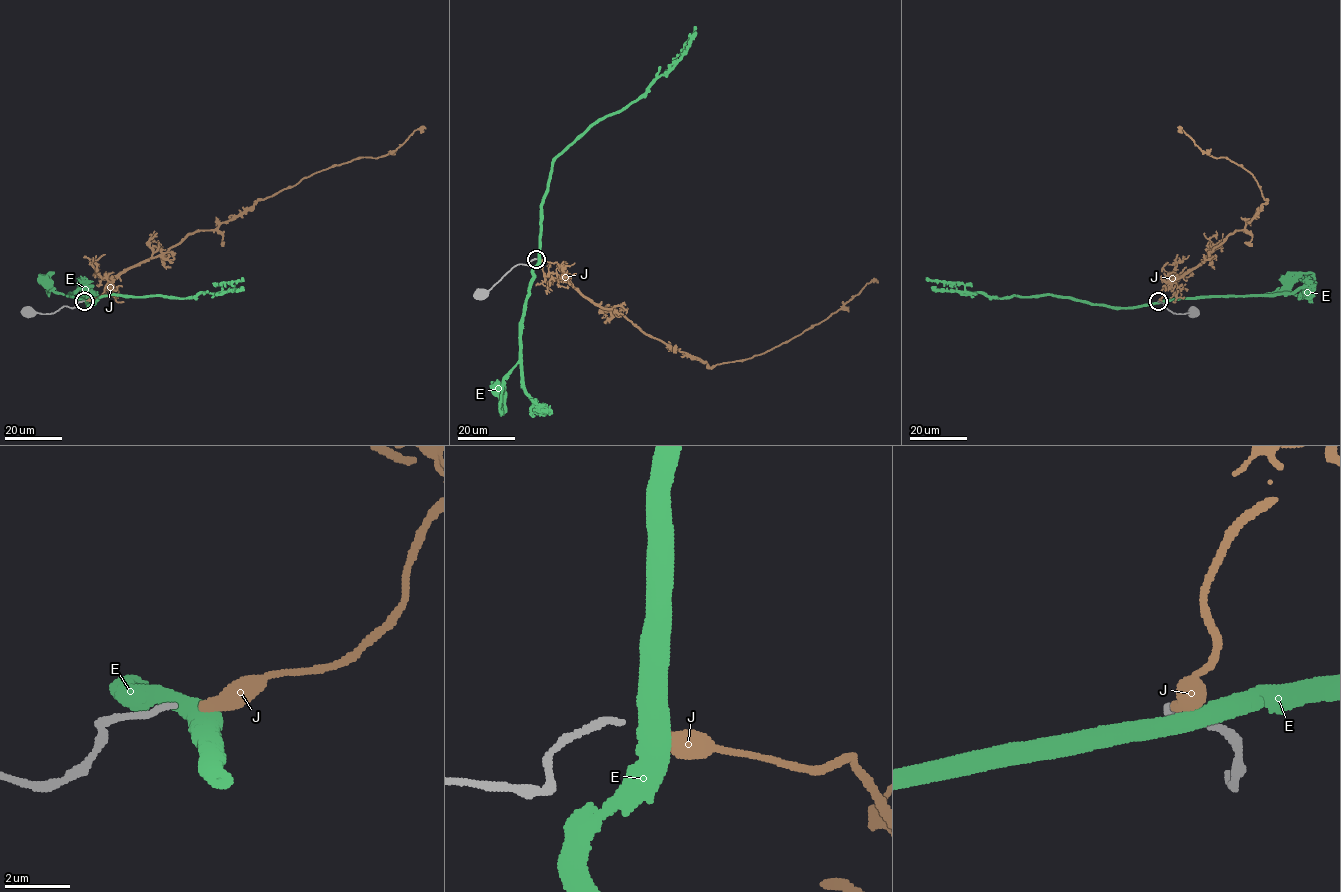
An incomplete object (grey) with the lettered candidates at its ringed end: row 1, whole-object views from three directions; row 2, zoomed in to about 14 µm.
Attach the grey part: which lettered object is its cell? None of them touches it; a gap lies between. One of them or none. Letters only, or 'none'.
J

